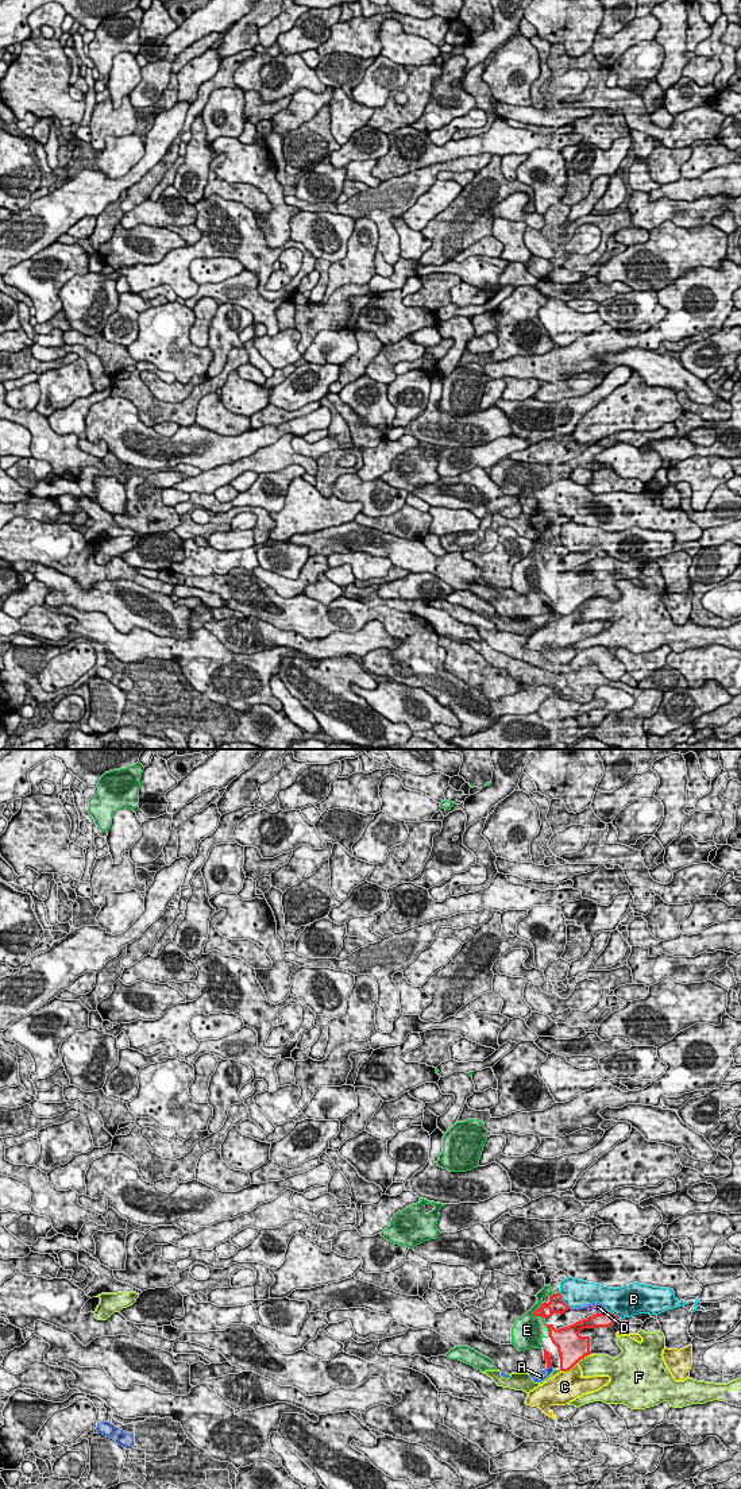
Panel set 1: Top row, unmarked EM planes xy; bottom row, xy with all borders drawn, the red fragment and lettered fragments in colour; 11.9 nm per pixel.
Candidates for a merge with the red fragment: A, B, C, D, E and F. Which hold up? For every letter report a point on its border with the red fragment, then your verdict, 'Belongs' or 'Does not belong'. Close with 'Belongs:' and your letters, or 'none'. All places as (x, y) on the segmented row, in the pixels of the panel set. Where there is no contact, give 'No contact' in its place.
A: Touches red at xy (548, 1366). Does not belong
B: Touches red at xy (562, 1300). Does not belong
C: Touches red at xy (568, 1369). Does not belong
D: Touches red at xy (599, 1314). Does not belong
E: Touches red at xy (536, 1310). Belongs
F: Touches red at xy (579, 1360). Does not belong
Belongs: E

